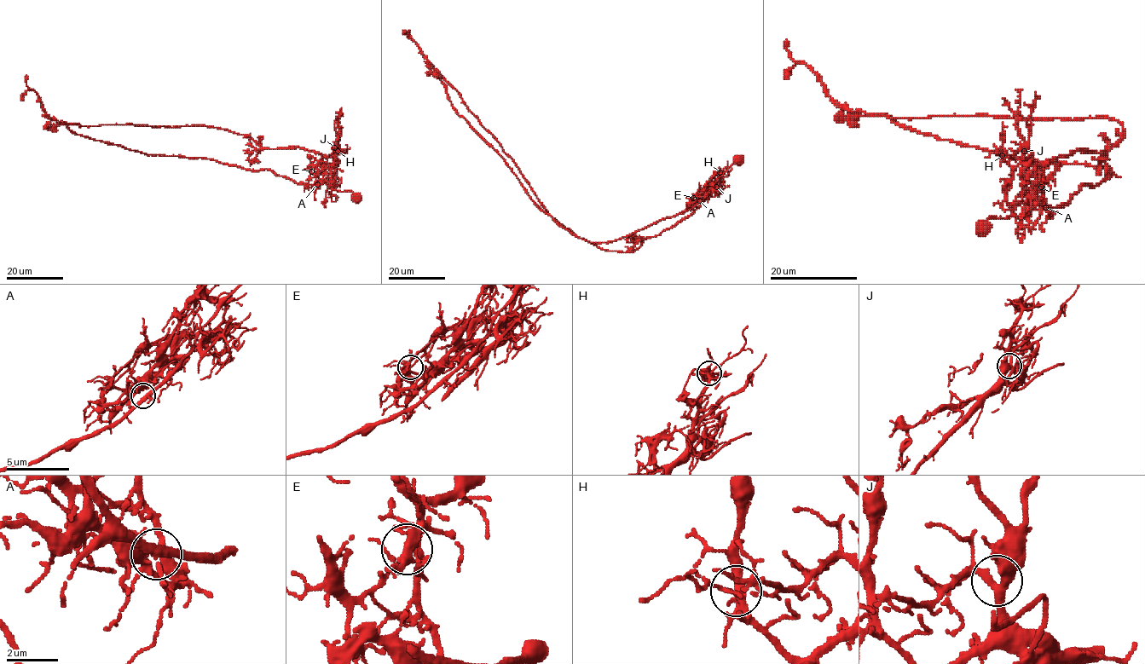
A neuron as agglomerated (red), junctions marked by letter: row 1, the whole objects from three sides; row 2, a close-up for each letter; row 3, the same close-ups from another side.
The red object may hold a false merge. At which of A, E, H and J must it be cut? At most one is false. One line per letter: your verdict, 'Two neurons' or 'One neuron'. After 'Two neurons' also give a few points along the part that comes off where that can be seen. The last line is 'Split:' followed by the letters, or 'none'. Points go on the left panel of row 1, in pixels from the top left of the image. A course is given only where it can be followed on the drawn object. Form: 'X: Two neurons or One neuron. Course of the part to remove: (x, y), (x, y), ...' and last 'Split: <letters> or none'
A: One neuron
E: Two neurons. Course of the part to remove: (311, 171), (325, 157), (299, 147), (263, 148), (216, 128), (56, 121), (26, 86), (26, 75)
H: One neuron
J: One neuron
Split: E

